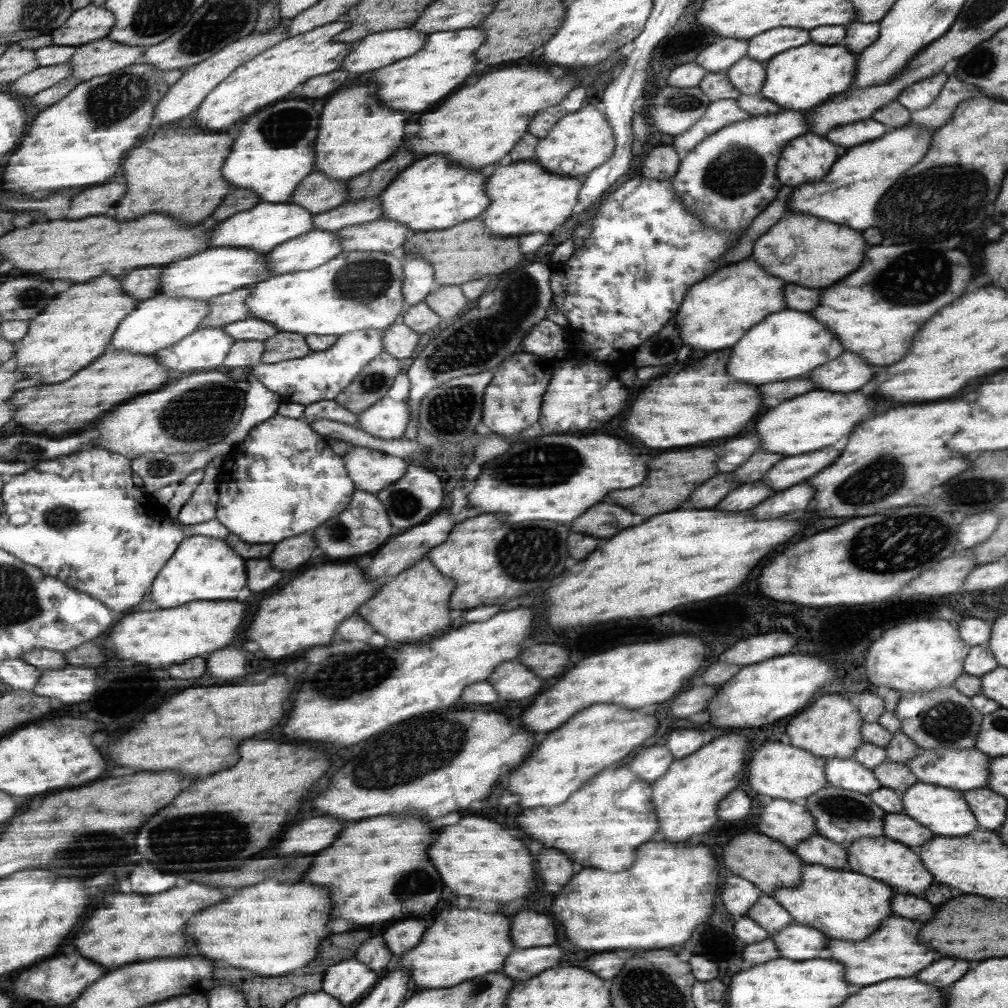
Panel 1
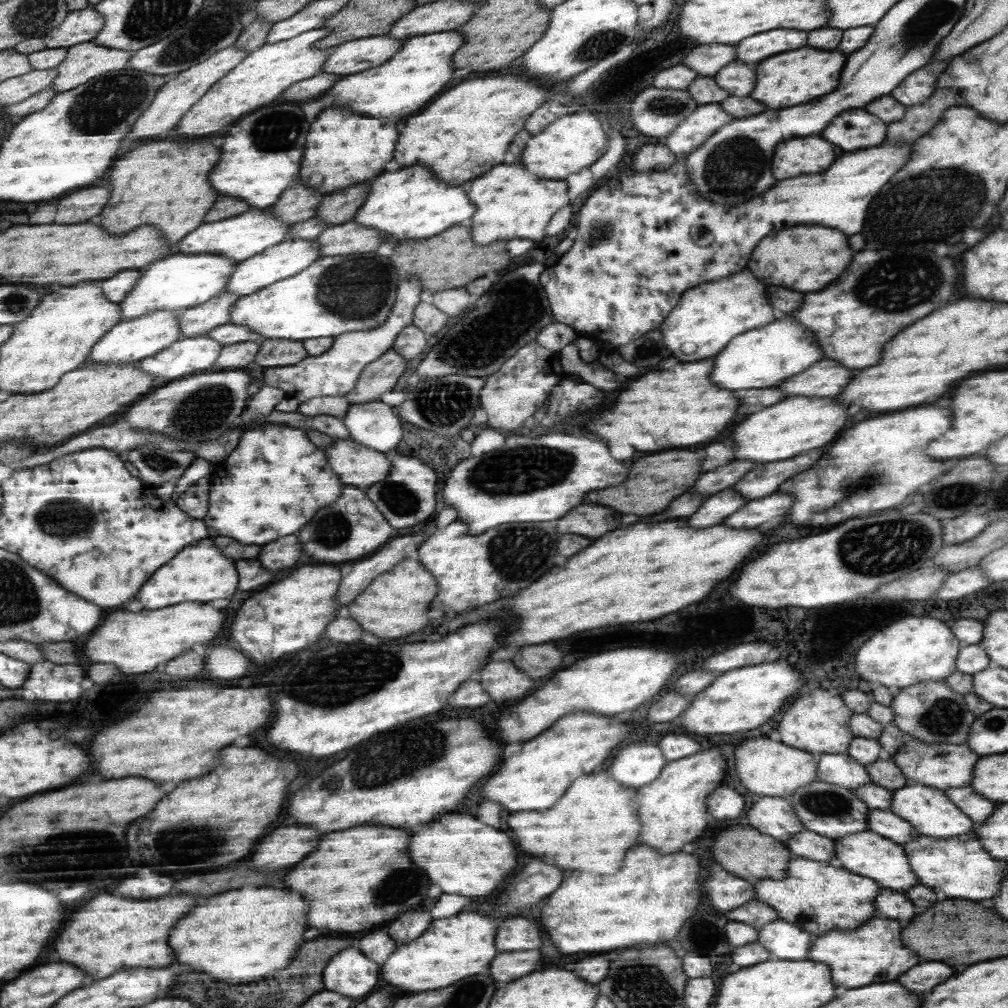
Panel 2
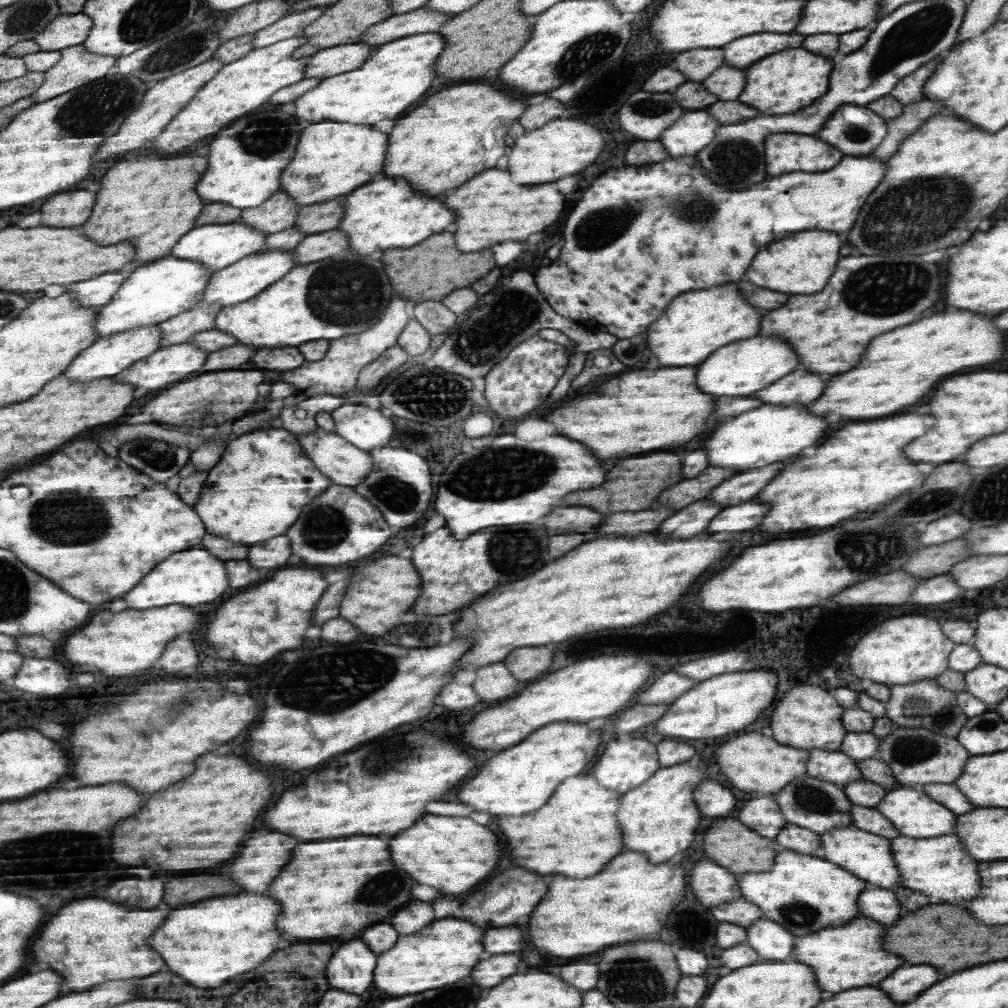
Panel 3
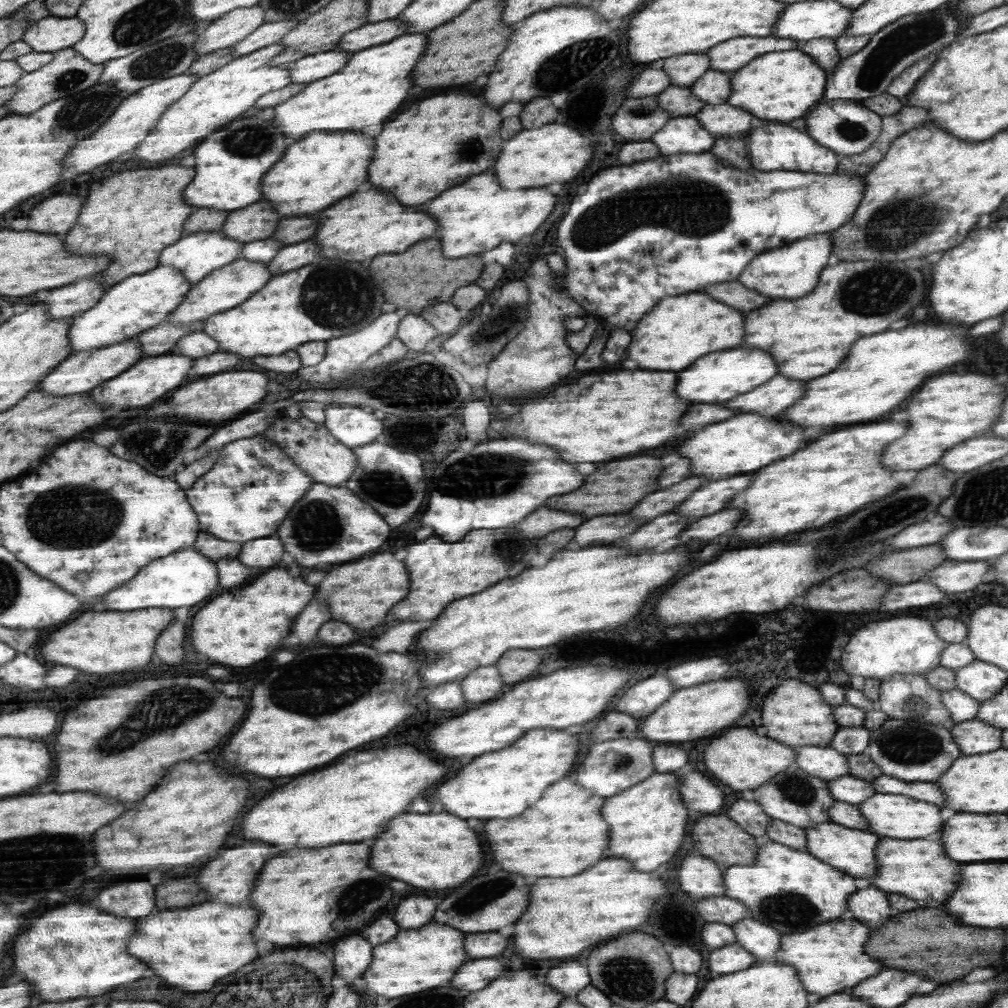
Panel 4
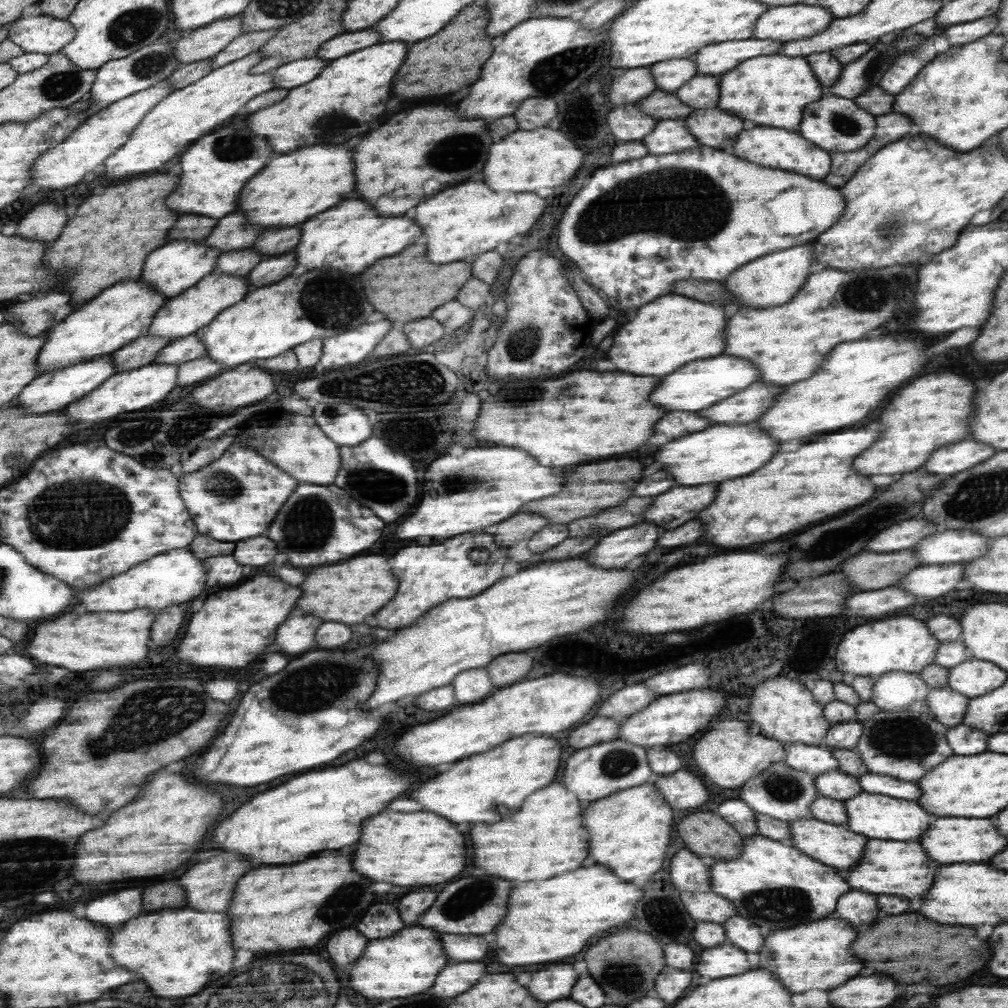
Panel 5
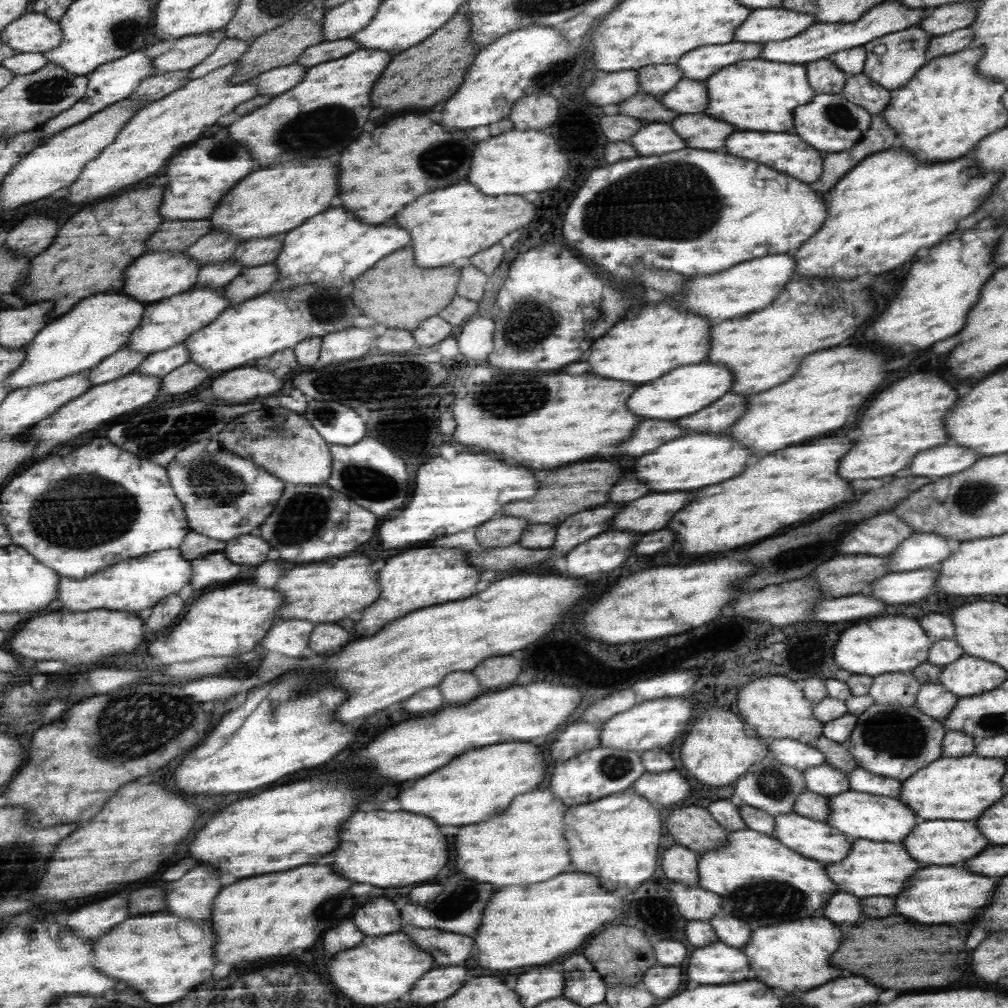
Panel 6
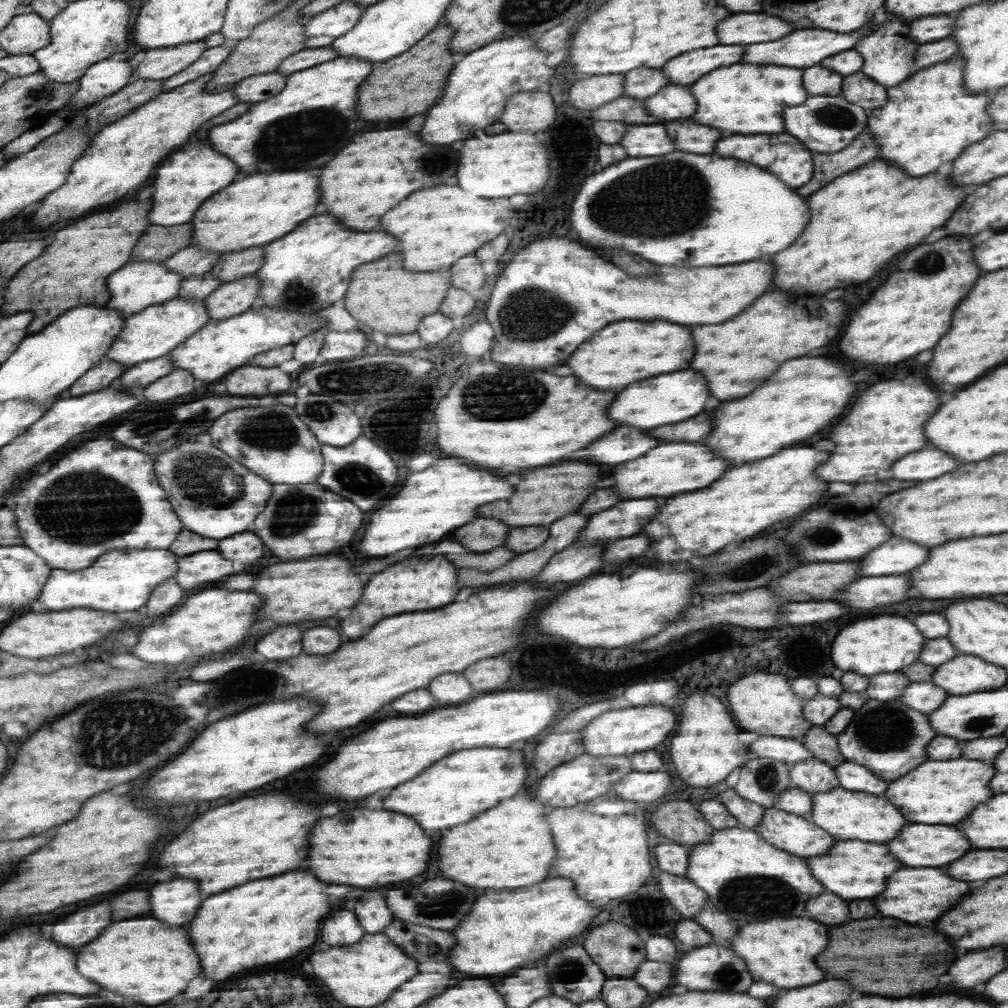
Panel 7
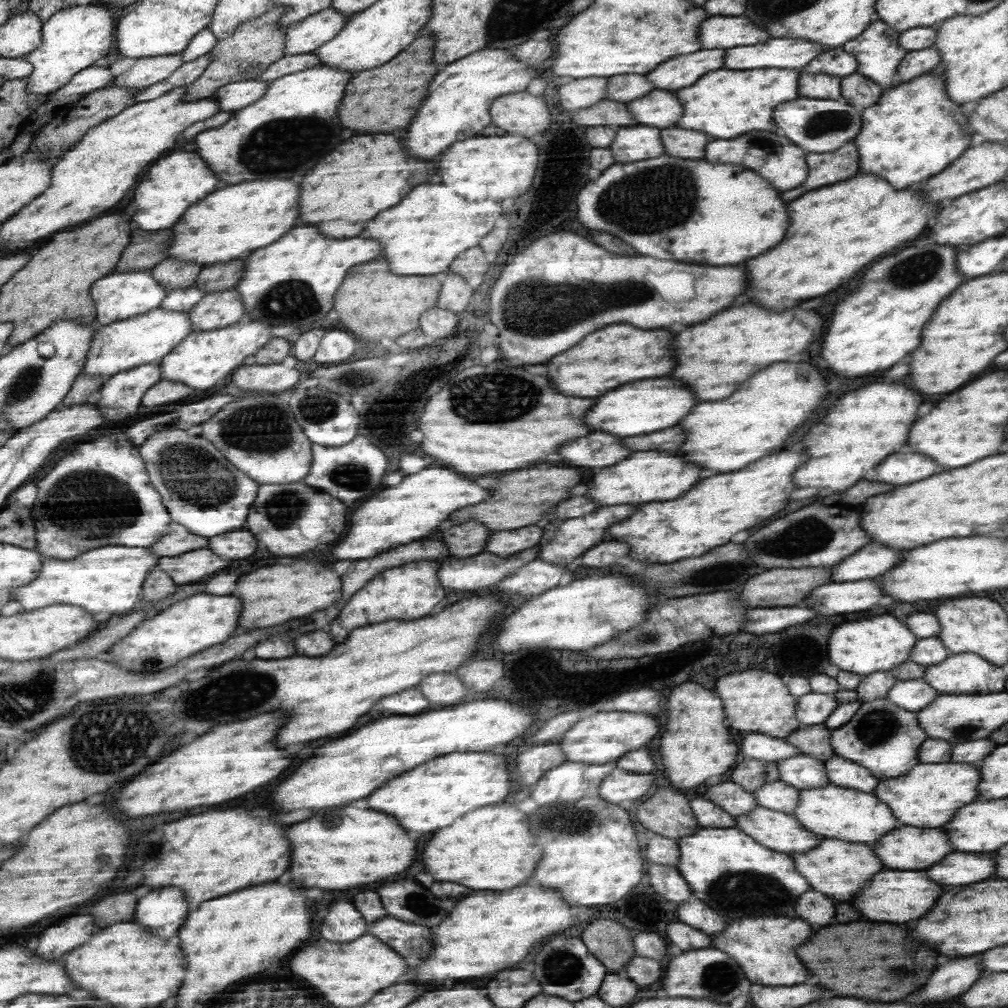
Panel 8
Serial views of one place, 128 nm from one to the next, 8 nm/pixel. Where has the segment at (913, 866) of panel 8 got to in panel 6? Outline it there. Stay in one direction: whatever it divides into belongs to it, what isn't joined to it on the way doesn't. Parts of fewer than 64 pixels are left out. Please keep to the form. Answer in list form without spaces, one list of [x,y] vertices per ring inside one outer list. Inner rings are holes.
[[[926,820],[918,824],[918,832],[914,832],[910,840],[904,840],[904,844],[906,848],[910,848],[910,852],[914,852],[914,856],[918,856],[918,860],[922,860],[928,866],[930,864],[936,864],[936,866],[960,864],[978,856],[990,846],[988,840],[978,830],[976,822],[964,822],[964,820]]]

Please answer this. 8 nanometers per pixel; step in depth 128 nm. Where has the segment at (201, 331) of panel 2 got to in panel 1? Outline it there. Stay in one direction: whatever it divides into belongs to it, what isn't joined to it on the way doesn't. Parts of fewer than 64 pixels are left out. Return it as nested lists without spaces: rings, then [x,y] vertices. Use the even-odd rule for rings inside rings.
[[[249,287],[240,288],[226,295],[214,296],[208,300],[211,311],[209,316],[201,322],[200,327],[224,327],[226,324],[238,322],[249,317],[247,298],[250,295]]]

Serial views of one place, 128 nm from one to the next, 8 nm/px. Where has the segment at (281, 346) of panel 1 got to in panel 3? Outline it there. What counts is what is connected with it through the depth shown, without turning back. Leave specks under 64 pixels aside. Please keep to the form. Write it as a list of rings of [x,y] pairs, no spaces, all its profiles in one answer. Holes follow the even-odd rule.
[[[284,346],[284,348],[260,348],[256,354],[250,357],[250,362],[254,362],[256,369],[266,368],[266,370],[294,370],[304,364],[304,356],[300,354],[298,348],[294,346]]]

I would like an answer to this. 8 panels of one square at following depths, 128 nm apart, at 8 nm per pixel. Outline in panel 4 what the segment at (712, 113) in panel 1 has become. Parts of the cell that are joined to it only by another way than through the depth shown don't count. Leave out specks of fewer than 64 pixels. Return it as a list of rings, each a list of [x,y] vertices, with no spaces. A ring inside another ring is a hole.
[[[696,116],[671,117],[670,122],[652,138],[662,155],[698,154],[713,148],[714,136]]]

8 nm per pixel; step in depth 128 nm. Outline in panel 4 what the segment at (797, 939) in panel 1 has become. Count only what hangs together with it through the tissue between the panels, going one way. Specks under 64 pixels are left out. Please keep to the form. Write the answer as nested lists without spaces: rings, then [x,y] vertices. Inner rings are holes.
[[[744,918],[734,926],[736,932],[736,942],[742,948],[750,948],[750,952],[754,952],[754,956],[758,956],[758,960],[768,960],[772,962],[776,958],[776,952],[780,948],[780,934],[778,930],[752,920],[752,918]]]

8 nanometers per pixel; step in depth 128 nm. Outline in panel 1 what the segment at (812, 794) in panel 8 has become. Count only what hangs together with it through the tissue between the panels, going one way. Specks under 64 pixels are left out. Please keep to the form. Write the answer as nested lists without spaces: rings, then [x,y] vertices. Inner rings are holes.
[[[918,781],[913,787],[899,792],[899,795],[904,805],[903,813],[912,816],[914,820],[924,824],[926,828],[930,828],[934,834],[966,836],[978,828],[973,810],[970,810],[970,806],[968,806],[969,802],[966,802],[964,795],[960,792],[954,792],[954,789]]]

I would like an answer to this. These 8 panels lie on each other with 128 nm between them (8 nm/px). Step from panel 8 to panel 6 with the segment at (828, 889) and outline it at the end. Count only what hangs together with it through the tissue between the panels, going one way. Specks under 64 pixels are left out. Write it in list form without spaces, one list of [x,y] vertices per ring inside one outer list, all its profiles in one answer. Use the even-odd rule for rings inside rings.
[[[858,840],[854,844],[854,852],[850,852],[850,860],[842,864],[830,864],[830,876],[842,884],[842,892],[850,892],[856,896],[896,896],[902,892],[904,884],[910,882],[910,876],[918,872],[922,864],[914,860],[902,844],[892,842],[874,842],[874,840]]]

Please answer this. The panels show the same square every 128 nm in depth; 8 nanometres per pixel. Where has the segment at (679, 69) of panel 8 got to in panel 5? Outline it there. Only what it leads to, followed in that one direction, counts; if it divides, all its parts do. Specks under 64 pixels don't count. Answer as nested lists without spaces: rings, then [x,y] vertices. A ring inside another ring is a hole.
[[[732,40],[702,48],[694,60],[702,64],[702,74],[724,74],[748,58],[780,52],[780,46],[782,42],[776,40]]]

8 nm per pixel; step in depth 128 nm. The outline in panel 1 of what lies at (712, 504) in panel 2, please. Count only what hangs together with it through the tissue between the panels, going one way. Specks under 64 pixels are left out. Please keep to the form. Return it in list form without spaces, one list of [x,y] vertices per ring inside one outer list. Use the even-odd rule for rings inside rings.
[[[764,482],[744,484],[744,486],[740,486],[740,488],[729,492],[728,496],[716,508],[726,508],[728,512],[750,510],[750,508],[758,506],[760,502],[764,502],[766,498],[770,498],[772,494],[774,494],[774,490],[770,486],[766,486]]]

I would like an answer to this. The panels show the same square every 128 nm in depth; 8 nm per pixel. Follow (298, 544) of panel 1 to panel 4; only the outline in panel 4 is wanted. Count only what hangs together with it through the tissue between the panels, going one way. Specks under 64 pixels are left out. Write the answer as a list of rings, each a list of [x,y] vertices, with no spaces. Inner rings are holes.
[[[258,538],[250,540],[250,544],[242,548],[242,556],[238,556],[238,560],[252,568],[272,568],[278,564],[282,554],[284,544],[278,538]]]

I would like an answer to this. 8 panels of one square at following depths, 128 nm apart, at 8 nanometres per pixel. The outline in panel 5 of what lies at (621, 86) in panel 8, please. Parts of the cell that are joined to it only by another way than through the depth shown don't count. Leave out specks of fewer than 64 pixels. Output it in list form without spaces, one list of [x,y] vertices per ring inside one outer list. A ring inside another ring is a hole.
[[[686,58],[666,60],[666,62],[660,62],[660,64],[654,64],[650,74],[654,77],[660,90],[674,92],[680,86],[684,86],[690,78],[696,76],[696,64],[692,60],[686,60]]]

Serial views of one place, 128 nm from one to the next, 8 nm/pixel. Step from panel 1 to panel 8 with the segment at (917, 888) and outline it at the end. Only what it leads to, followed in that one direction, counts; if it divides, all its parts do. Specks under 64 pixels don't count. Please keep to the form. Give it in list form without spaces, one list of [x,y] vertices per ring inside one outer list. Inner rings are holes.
[[[758,806],[742,816],[736,816],[737,826],[766,847],[789,855],[813,850],[822,837],[804,825],[794,814]]]

